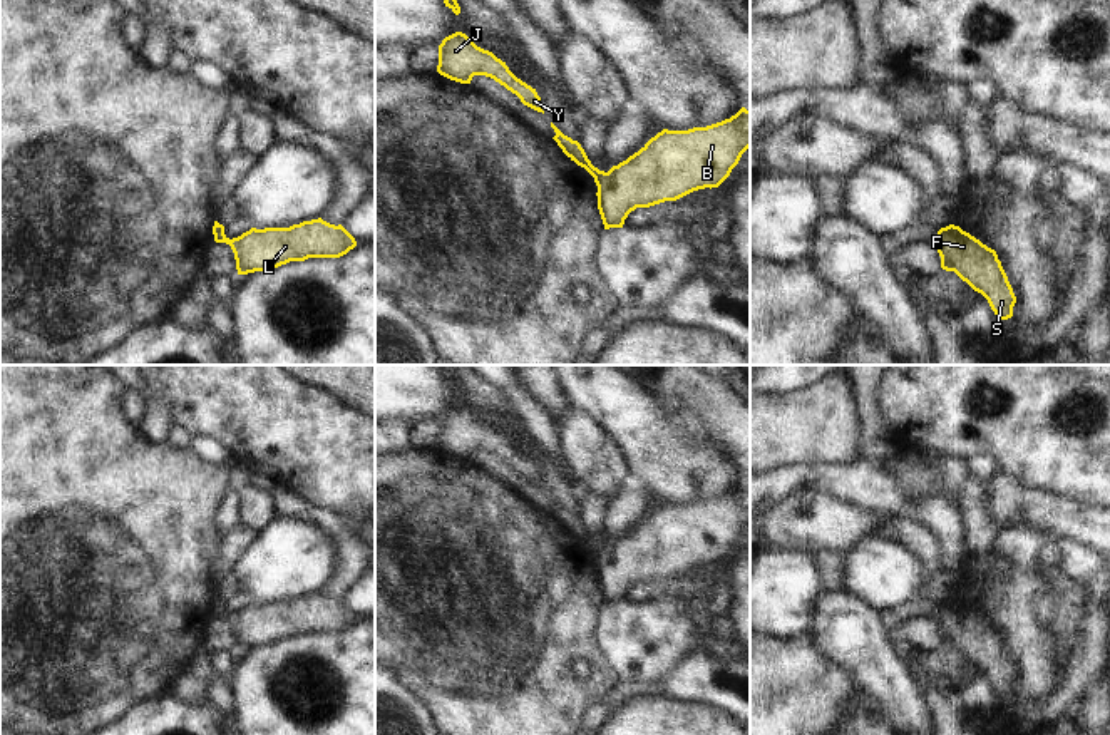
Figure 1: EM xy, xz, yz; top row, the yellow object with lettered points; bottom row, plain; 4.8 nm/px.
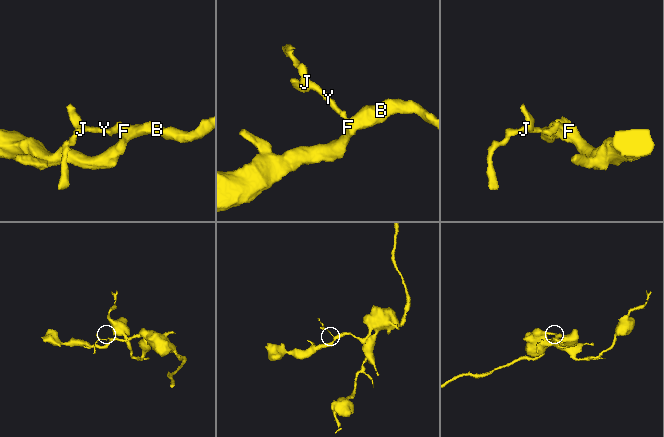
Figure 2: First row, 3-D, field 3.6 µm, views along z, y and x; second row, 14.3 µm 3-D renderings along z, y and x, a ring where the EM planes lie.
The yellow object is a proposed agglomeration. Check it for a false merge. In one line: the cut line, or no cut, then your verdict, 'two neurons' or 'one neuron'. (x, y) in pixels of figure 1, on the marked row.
xz (601, 171), (595, 178) | two neurons

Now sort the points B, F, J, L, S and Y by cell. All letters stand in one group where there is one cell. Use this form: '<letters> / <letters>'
B F L S / J Y

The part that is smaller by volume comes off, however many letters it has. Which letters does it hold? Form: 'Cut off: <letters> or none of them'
Cut off: J, Y

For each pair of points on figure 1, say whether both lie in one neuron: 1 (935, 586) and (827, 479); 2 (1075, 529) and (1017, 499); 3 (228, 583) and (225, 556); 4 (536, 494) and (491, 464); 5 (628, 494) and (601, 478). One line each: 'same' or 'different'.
1: different
2: same
3: different
4: same
5: different

